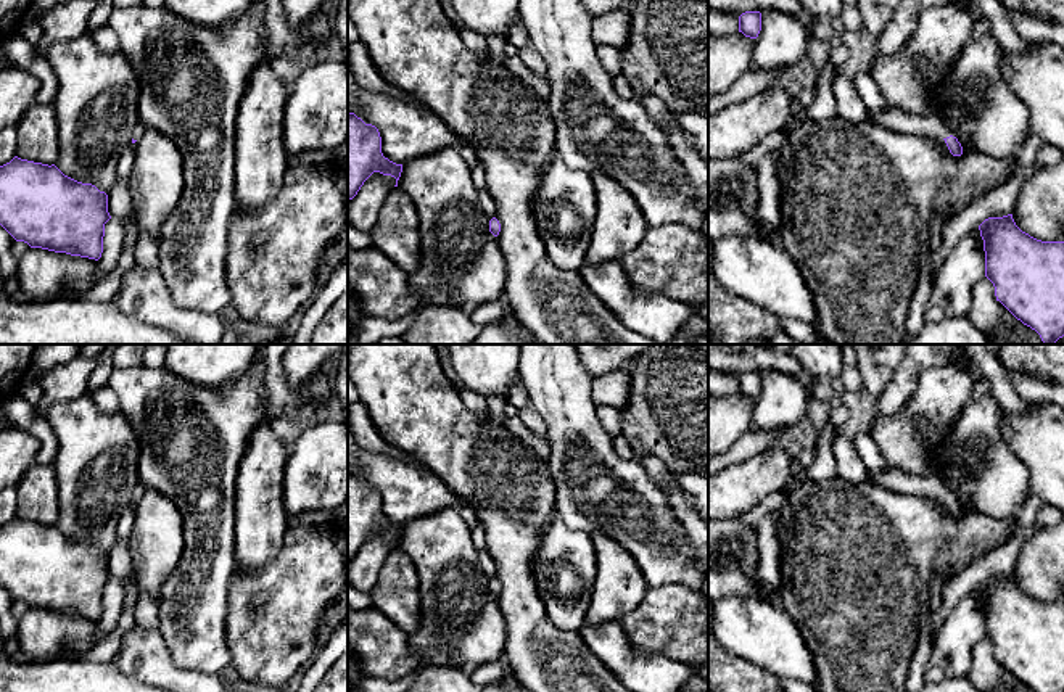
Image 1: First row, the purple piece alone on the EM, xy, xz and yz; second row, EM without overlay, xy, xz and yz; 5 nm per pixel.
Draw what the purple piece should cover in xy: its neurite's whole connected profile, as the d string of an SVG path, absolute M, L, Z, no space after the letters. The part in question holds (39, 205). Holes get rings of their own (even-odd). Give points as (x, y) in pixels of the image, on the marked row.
M14 156L0 166L0 225L31 248L66 253L98 261L103 253L108 195L92 183L64 175L55 164Z

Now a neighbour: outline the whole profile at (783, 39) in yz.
M774 10L765 11L753 66L758 69L792 68L805 56L810 39L795 16Z

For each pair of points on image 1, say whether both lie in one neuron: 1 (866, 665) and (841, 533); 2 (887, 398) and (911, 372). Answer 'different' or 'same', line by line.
1: same
2: same

